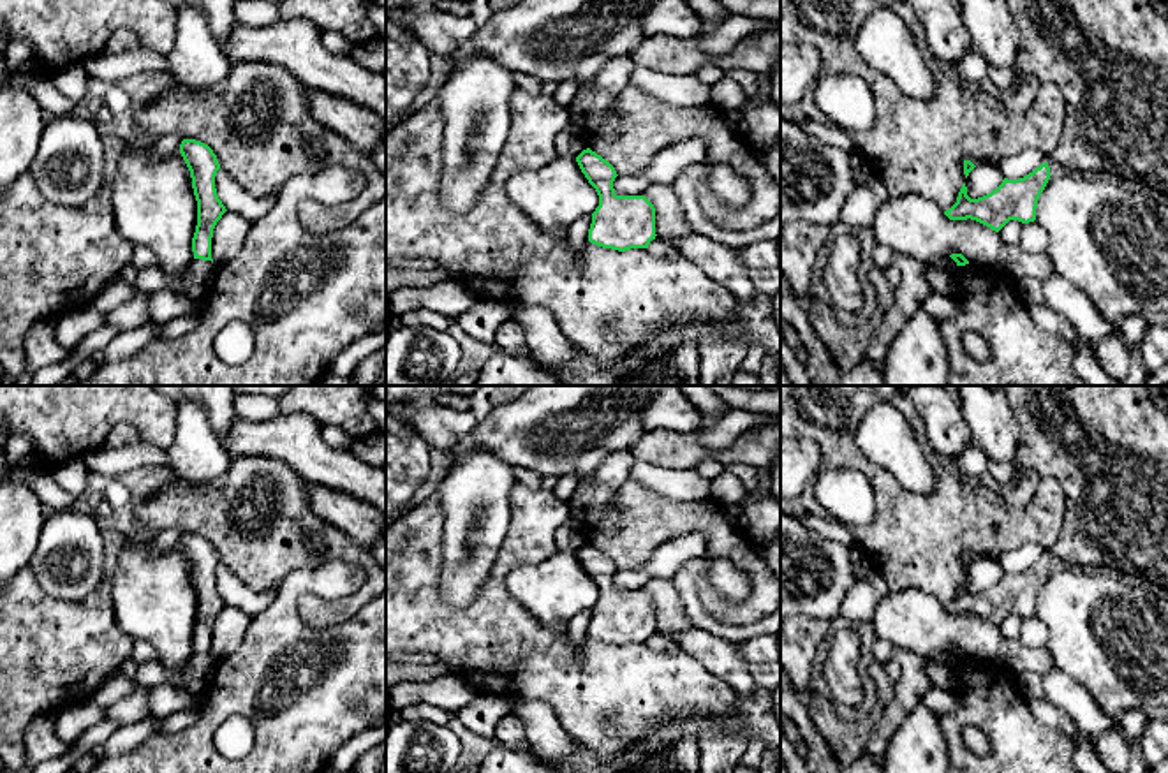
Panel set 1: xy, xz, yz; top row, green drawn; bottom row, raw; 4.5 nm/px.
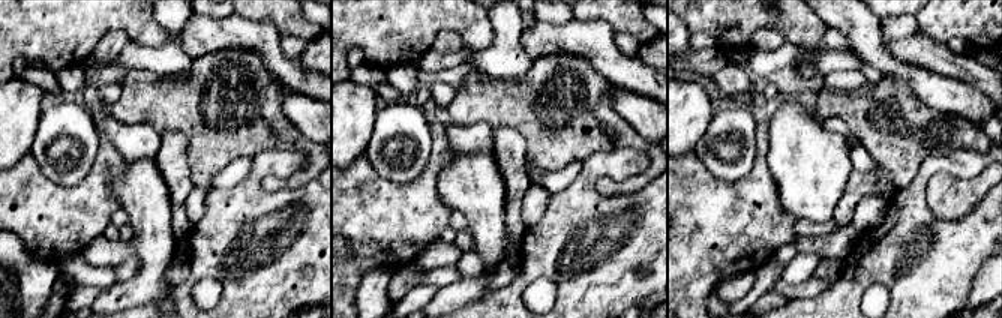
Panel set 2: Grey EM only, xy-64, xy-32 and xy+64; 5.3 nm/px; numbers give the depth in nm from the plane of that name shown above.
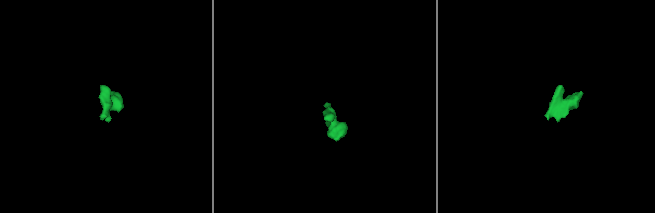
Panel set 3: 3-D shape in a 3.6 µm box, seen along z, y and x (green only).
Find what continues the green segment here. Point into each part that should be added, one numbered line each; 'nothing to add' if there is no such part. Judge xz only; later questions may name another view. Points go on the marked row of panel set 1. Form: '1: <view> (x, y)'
nothing to add

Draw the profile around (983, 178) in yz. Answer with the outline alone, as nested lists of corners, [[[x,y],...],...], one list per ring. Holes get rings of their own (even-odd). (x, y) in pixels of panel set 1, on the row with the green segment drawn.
[[[979,164],[965,178],[967,195],[971,199],[983,197],[995,190],[1004,180],[1004,174],[995,164]]]

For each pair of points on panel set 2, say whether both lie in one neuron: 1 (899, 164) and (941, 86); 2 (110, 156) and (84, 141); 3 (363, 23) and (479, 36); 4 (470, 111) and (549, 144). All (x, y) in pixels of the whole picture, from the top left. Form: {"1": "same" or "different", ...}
{"1": "different", "2": "different", "3": "same", "4": "same"}

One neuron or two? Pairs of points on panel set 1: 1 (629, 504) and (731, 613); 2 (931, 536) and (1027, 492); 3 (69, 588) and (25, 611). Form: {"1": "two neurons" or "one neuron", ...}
{"1": "one neuron", "2": "two neurons", "3": "two neurons"}

